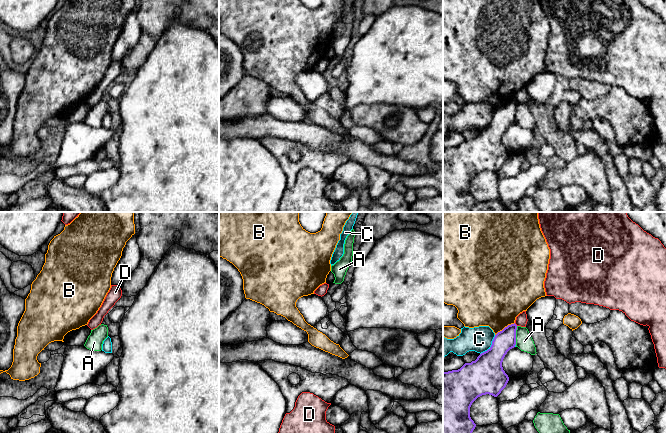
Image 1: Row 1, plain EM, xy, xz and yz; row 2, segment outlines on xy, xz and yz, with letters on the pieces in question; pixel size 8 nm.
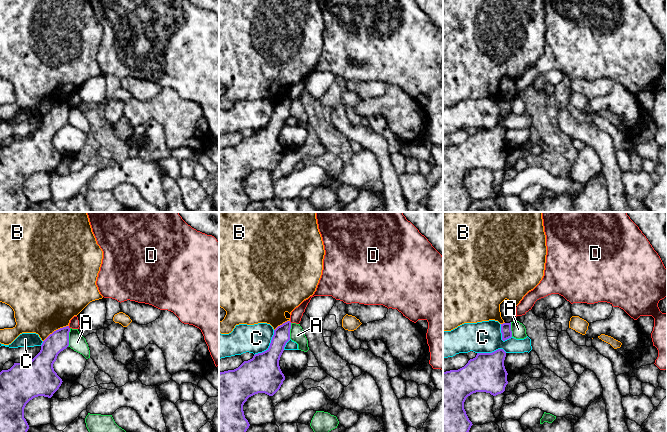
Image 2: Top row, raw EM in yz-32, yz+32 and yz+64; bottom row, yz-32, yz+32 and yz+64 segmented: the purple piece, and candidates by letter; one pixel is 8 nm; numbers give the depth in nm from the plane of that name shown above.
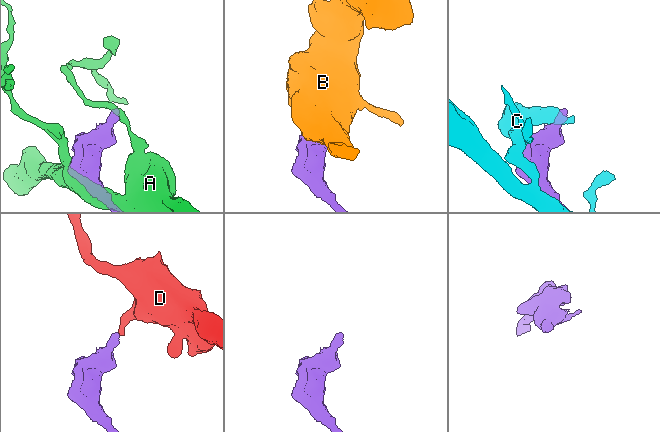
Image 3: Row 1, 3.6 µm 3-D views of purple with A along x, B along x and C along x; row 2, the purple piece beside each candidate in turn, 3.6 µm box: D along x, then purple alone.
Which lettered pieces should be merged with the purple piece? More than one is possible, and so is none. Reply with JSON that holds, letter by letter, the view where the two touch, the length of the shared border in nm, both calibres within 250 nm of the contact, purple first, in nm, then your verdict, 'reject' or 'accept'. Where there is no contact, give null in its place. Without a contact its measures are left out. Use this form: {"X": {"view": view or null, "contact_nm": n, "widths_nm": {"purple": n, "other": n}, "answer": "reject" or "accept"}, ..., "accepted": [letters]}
{"A": {"view": "yz", "contact_nm": 150, "widths_nm": {"purple": 160, "other": 140}, "answer": "reject"}, "B": {"view": "yz", "contact_nm": 190, "widths_nm": {"purple": 160, "other": 460}, "answer": "reject"}, "C": {"view": "yz", "contact_nm": 200, "widths_nm": {"purple": 300, "other": 200}, "answer": "reject"}, "D": {"view": "yz", "contact_nm": 40, "widths_nm": {"purple": 160, "other": 100}, "answer": "reject"}, "accepted": []}

